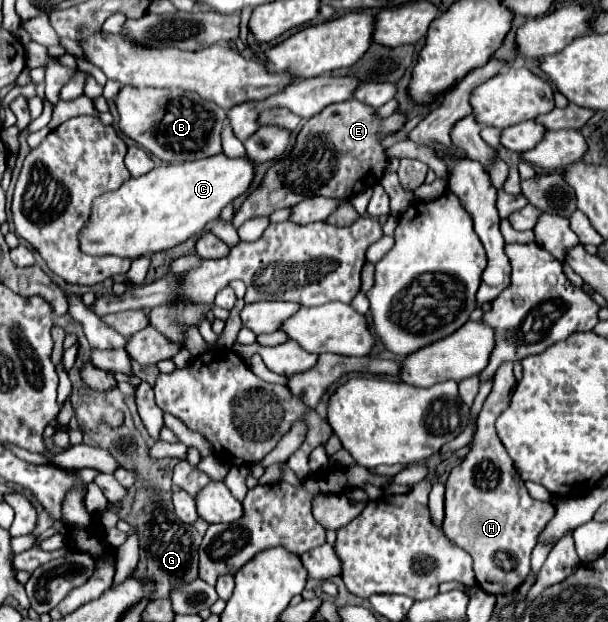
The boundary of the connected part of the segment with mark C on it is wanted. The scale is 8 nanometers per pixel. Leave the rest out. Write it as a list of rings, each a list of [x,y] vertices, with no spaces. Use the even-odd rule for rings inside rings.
[[[223,152],[201,160],[155,166],[139,178],[131,178],[119,190],[95,198],[91,224],[81,234],[81,250],[93,256],[113,254],[133,260],[141,254],[173,248],[217,220],[229,202],[235,202],[249,190],[253,178],[255,164],[247,156],[229,158]]]

